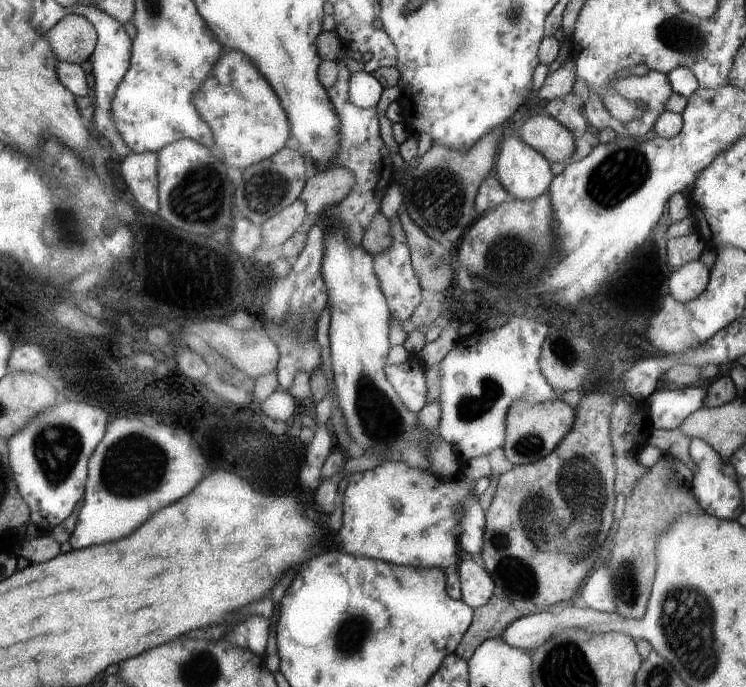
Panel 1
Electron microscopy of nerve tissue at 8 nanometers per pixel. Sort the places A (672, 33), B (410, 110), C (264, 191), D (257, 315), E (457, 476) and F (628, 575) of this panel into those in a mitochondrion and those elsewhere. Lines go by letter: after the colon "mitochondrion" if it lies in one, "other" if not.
A: mitochondrion
B: other
C: mitochondrion
D: other
E: other
F: mitochondrion

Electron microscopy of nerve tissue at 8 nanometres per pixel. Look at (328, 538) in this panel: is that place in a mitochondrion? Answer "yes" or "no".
no

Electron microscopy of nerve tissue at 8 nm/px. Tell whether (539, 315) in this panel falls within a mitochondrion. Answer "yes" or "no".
no

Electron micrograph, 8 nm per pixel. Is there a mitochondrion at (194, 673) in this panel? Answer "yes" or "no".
yes

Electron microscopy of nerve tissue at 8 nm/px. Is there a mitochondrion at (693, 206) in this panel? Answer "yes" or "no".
no

